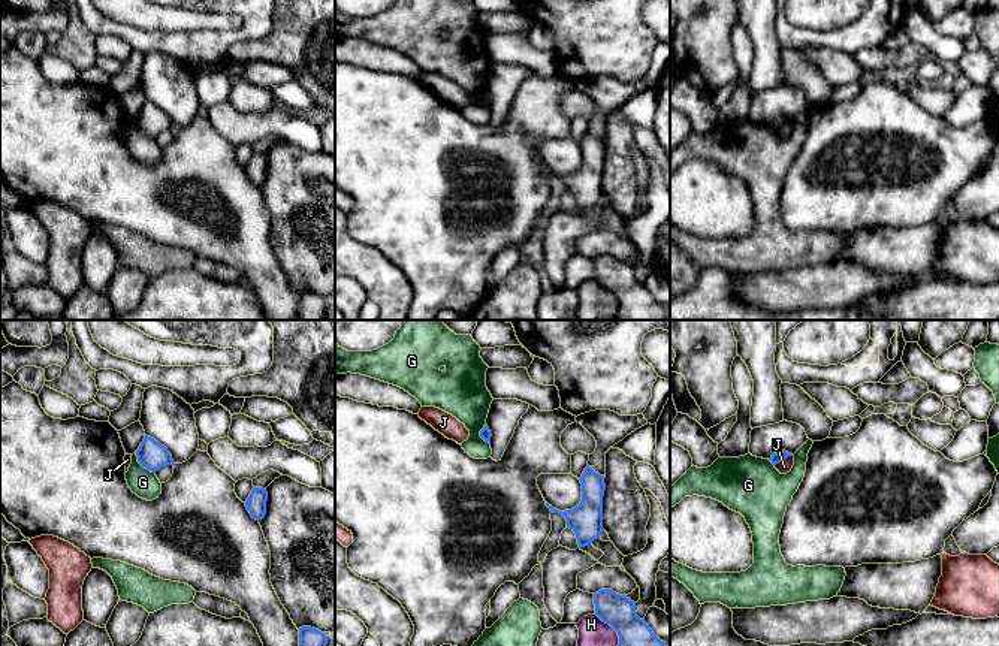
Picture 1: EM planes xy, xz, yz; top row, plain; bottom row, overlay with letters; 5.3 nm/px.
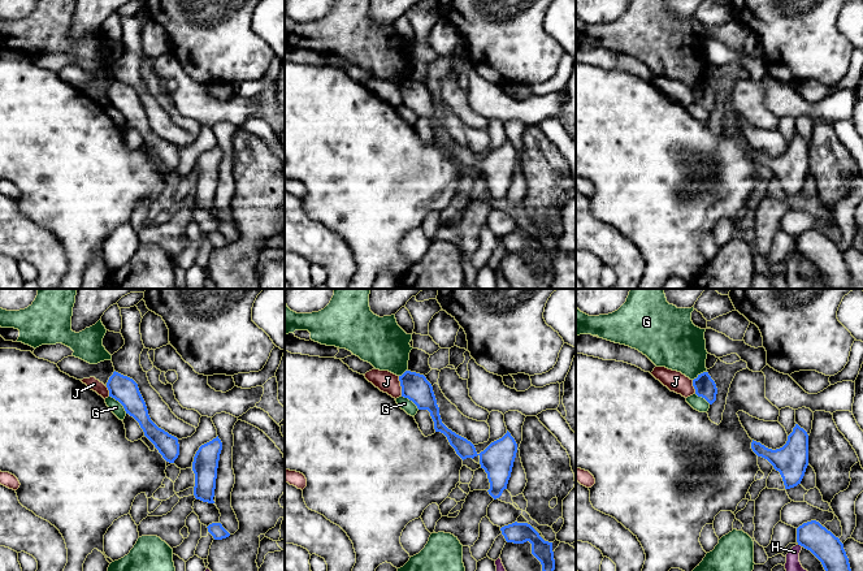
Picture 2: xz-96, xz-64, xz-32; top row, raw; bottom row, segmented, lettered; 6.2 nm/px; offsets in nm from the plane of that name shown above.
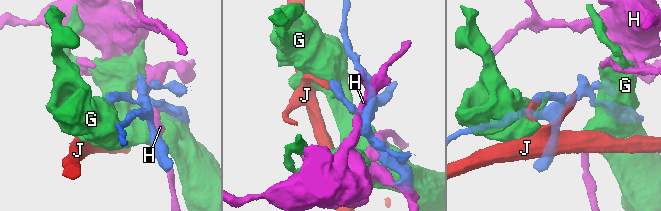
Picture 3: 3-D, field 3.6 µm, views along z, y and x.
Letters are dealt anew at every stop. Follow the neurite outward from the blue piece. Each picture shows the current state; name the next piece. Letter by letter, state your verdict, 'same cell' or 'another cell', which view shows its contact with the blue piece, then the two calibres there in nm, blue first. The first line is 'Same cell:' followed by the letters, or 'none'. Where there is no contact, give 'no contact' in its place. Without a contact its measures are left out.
Same cell: none
G: another cell | xy | 150/150 nm
H: another cell | xz | 260/220 nm
J: another cell | yz | 60/70 nm

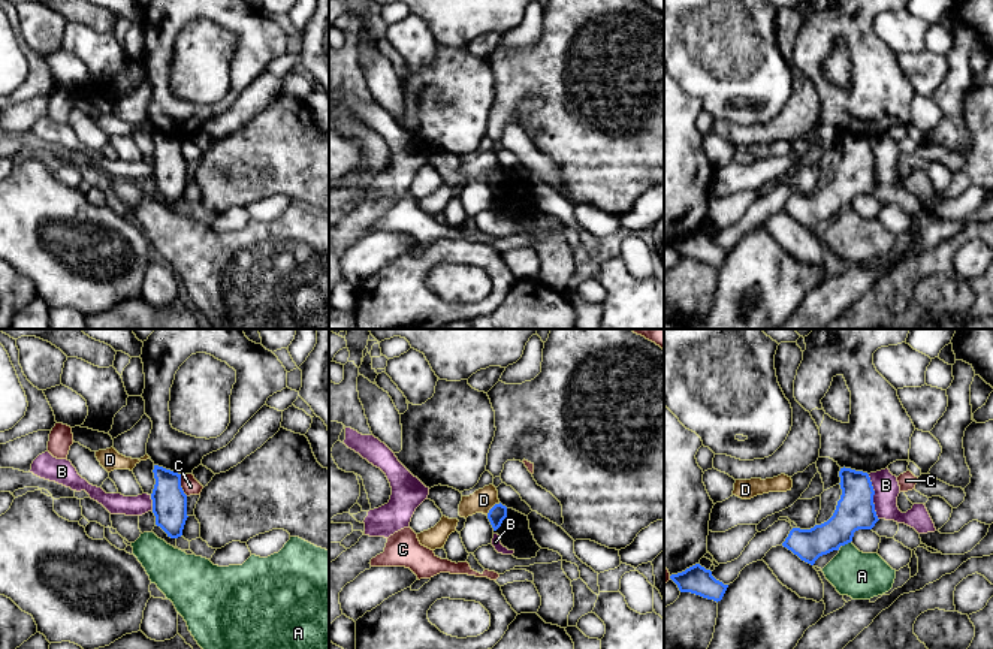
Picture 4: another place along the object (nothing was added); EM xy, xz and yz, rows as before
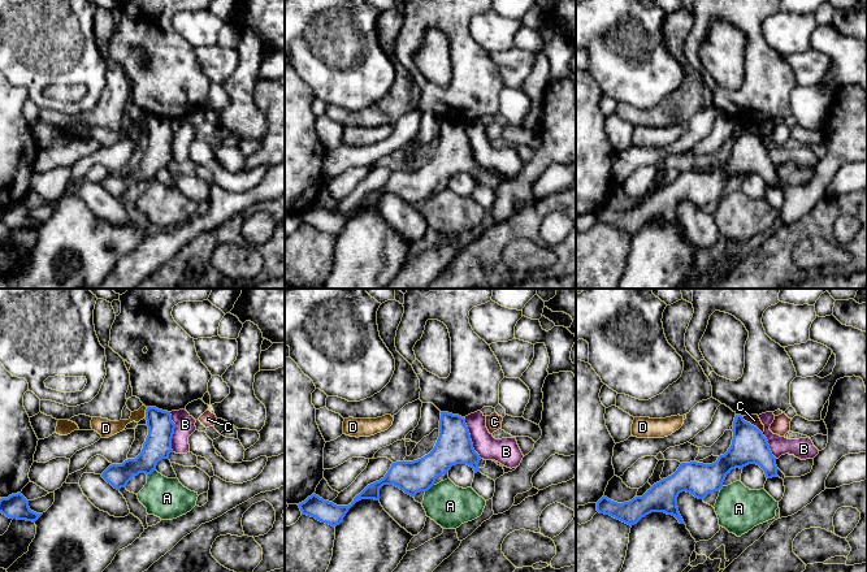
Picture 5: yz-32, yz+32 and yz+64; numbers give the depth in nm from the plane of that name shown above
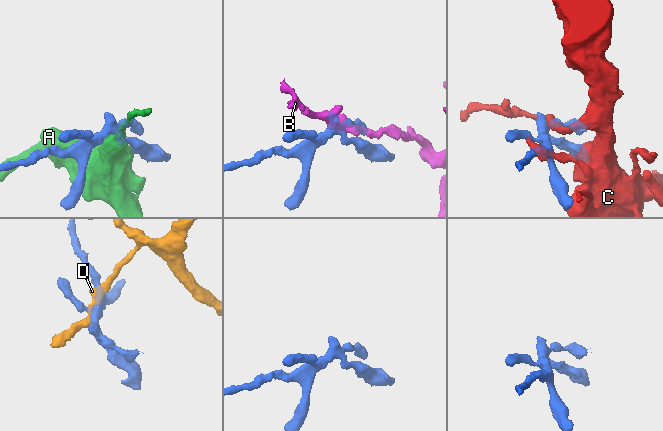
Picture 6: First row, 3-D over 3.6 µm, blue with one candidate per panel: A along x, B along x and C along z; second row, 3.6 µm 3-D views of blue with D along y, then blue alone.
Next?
Same cell: none
A: another cell | yz | 200/260 nm
B: another cell | yz | 200/140 nm
C: another cell | xy | 190/90 nm
D: another cell | xz | 90/120 nm

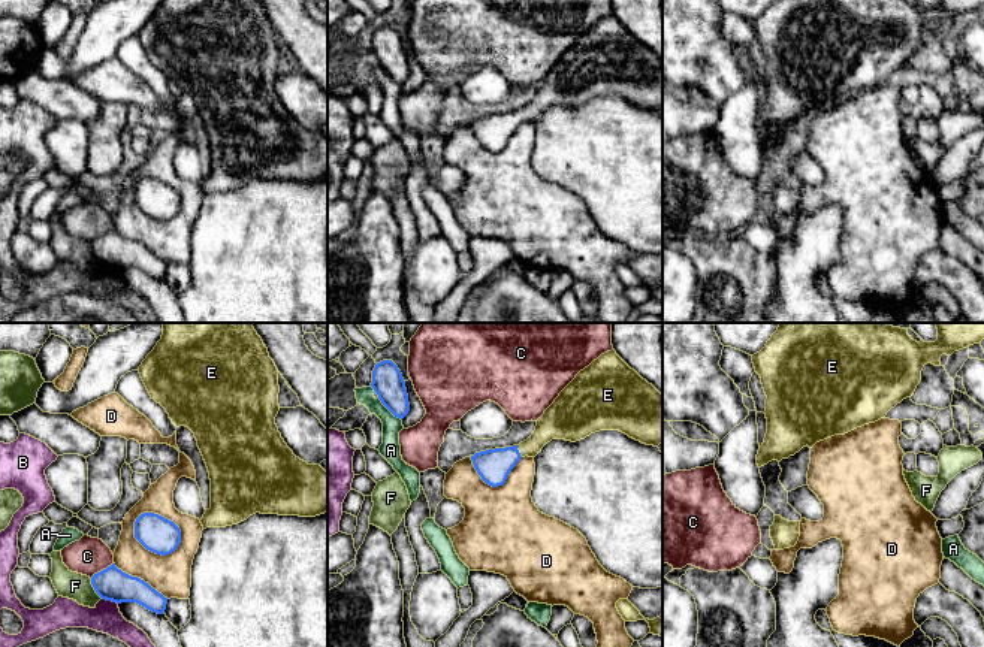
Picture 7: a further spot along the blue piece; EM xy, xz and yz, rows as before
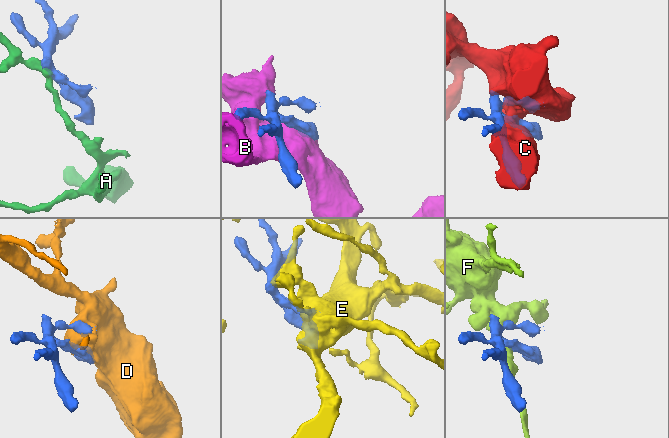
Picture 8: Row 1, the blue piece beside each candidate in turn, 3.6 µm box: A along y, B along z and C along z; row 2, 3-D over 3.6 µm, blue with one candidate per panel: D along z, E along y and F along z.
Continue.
Same cell: E
A: another cell | xz | 170/110 nm
B: another cell | xy | 180/160 nm
C: another cell | xy | 180/200 nm
D: another cell | xy | 190/160 nm
E: same cell | xz | 180/160 nm
F: another cell | xy | 180/150 nm

